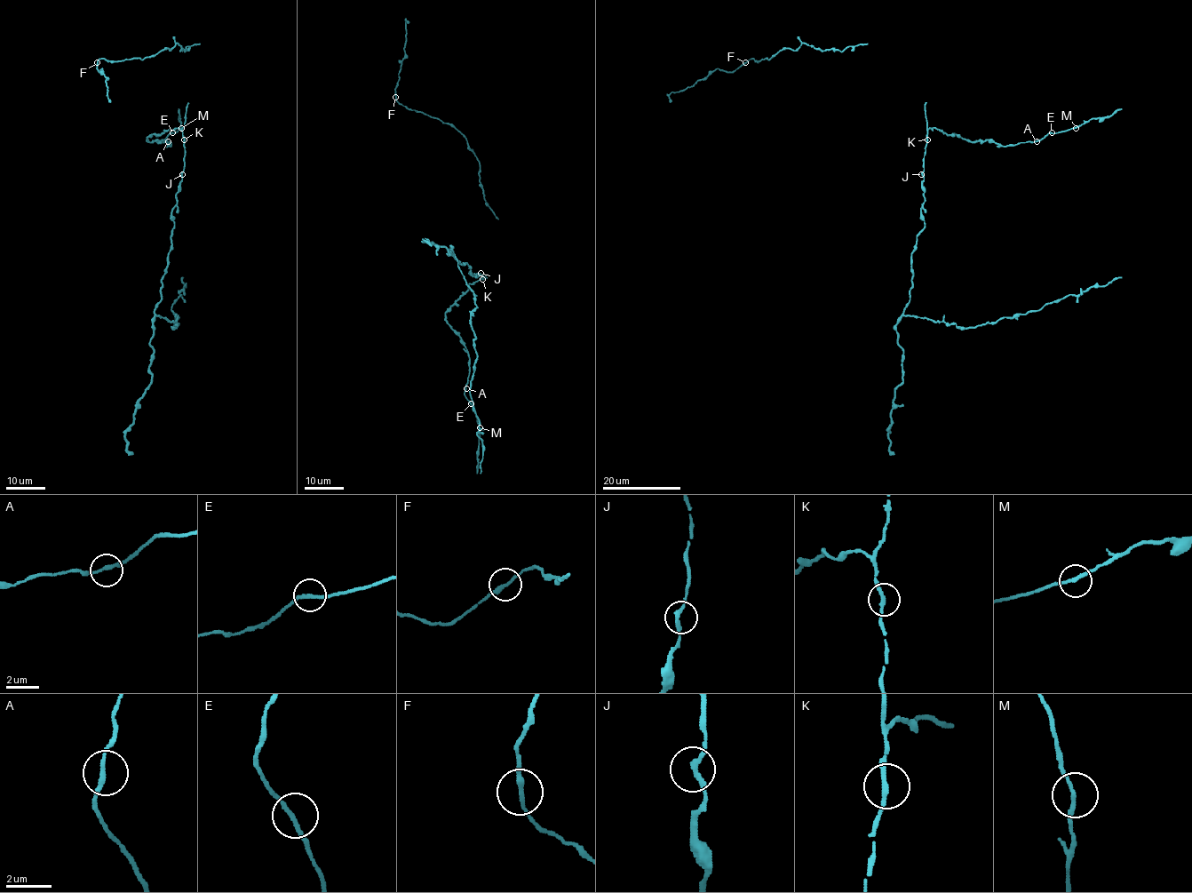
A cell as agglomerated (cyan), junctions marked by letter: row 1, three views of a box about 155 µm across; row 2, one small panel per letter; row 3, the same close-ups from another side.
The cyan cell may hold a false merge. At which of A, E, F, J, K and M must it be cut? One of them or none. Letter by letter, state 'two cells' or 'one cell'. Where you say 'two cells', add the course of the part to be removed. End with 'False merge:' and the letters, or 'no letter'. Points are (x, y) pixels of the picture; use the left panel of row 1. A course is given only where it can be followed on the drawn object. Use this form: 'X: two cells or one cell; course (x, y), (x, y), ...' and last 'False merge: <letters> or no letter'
A: one cell
E: one cell
F: one cell
J: one cell
K: one cell
M: one cell
False merge: no letter

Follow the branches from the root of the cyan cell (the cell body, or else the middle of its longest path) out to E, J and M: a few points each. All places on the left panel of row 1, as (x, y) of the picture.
E: (184, 159), (183, 136), (178, 128), (153, 133), (147, 139), (162, 139), (170, 147), (165, 139), (172, 132)
J: (184, 159), (182, 174)
M: (184, 159), (183, 136), (178, 128), (153, 133), (147, 139), (162, 139), (170, 147), (167, 137), (181, 128)

